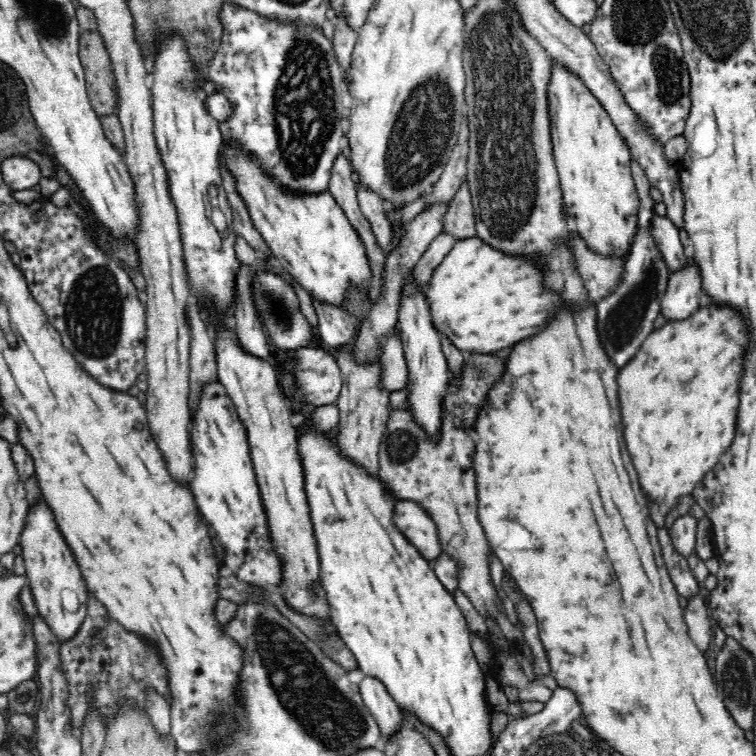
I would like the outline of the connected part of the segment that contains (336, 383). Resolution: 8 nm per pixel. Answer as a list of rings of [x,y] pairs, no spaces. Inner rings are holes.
[[[322,344],[295,350],[295,398],[315,408],[336,404],[343,385],[339,364]]]

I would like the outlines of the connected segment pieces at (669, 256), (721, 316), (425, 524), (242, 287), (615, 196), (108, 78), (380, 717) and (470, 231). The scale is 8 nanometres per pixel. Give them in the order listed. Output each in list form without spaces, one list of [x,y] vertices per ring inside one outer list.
[[[653,212],[648,223],[658,250],[662,251],[663,260],[672,273],[678,273],[687,268],[689,260],[684,254],[684,247],[680,242],[680,234],[668,216],[660,216]]]
[[[712,300],[707,308],[700,306],[686,320],[668,320],[665,326],[653,330],[640,347],[640,352],[618,372],[626,447],[643,492],[666,515],[676,508],[676,502],[682,496],[692,495],[696,484],[703,481],[733,443],[742,358],[750,342],[738,316],[729,304],[716,304]]]
[[[406,500],[396,501],[393,523],[429,562],[433,562],[443,553],[438,538],[437,524],[429,518],[427,512],[419,504]]]
[[[241,264],[234,282],[234,330],[239,347],[258,358],[271,358],[273,347],[266,339],[262,323],[254,308],[250,285],[254,269]]]
[[[557,62],[552,63],[552,74],[548,82],[548,112],[550,113],[550,138],[554,162],[559,176],[563,202],[568,216],[574,219],[578,236],[586,242],[596,255],[627,259],[637,234],[640,198],[630,172],[630,149],[624,137],[614,126],[608,111],[590,92],[590,89],[567,68]]]
[[[81,31],[79,55],[84,67],[89,101],[98,116],[116,114],[115,80],[110,55],[102,35],[96,31]]]
[[[364,677],[359,684],[359,692],[364,705],[377,720],[382,733],[382,743],[388,741],[402,728],[404,718],[401,710],[390,697],[387,688],[374,678]]]
[[[466,177],[462,180],[458,192],[449,203],[446,218],[444,218],[444,233],[448,233],[455,240],[477,237],[476,222],[474,219],[474,206],[472,196],[467,185]]]

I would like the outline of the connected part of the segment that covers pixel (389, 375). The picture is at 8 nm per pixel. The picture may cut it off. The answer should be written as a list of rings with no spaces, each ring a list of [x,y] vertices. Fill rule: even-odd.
[[[399,328],[392,336],[386,337],[382,343],[383,348],[379,356],[382,369],[381,387],[390,392],[407,388],[408,367]]]

